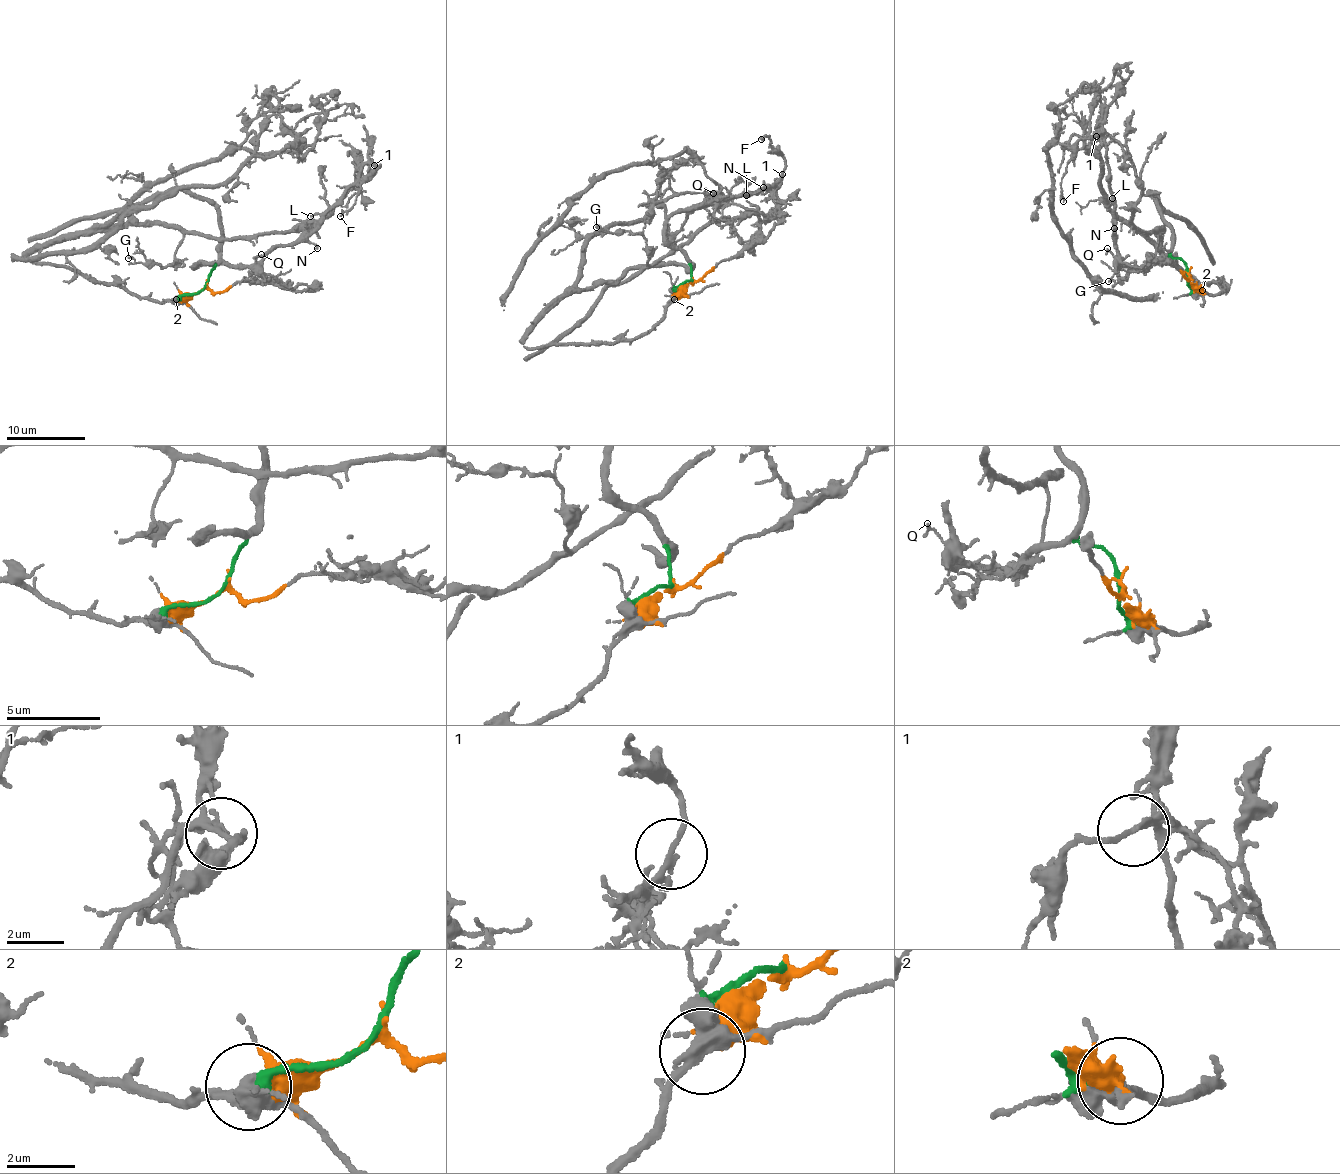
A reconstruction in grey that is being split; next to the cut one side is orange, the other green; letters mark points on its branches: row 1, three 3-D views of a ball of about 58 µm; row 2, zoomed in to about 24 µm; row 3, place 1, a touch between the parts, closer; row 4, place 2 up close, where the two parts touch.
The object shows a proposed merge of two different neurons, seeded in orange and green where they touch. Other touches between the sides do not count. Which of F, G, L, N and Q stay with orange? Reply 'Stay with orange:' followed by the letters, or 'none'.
Stay with orange: G

